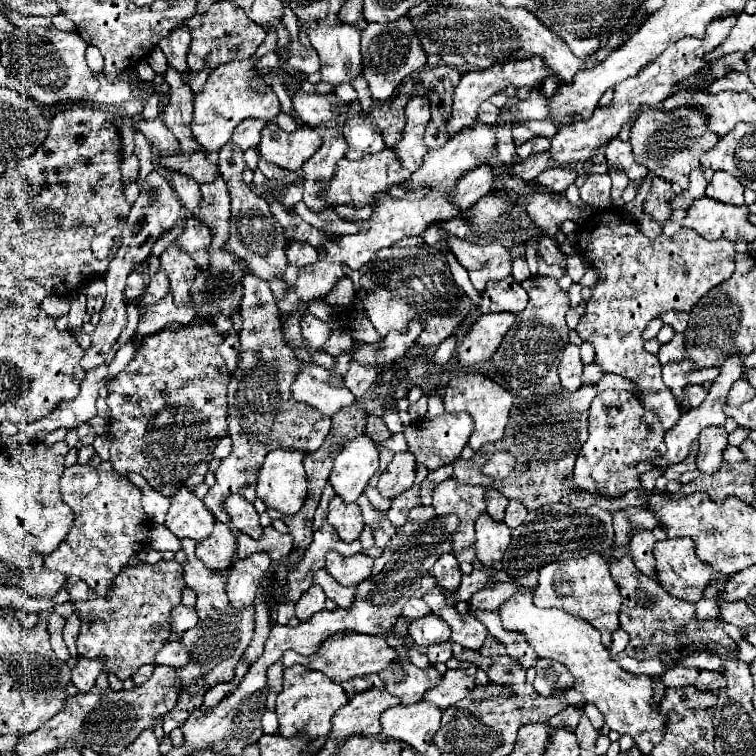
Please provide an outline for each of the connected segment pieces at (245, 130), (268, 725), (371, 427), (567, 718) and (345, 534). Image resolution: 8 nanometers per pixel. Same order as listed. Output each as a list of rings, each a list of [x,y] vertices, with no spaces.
[[[248,119],[248,121],[242,121],[236,129],[234,129],[234,135],[232,135],[232,141],[240,147],[240,149],[250,149],[250,147],[256,147],[260,143],[260,133],[264,129],[264,121],[256,121],[256,119]]]
[[[266,711],[262,715],[262,725],[264,725],[264,733],[268,733],[268,735],[276,735],[278,733],[278,717],[274,713]]]
[[[370,415],[370,417],[368,417],[368,421],[366,421],[366,435],[368,435],[372,441],[382,443],[382,441],[386,441],[392,433],[390,433],[390,431],[388,431],[388,427],[384,425],[382,417]]]
[[[568,705],[564,709],[564,713],[558,713],[556,717],[550,719],[550,725],[552,727],[572,727],[572,729],[576,729],[582,713],[584,713],[582,705]]]
[[[338,495],[330,501],[328,523],[332,523],[332,527],[338,531],[340,539],[346,541],[346,543],[356,541],[360,537],[362,529],[364,529],[360,507],[356,503],[348,505],[348,503],[340,501]]]

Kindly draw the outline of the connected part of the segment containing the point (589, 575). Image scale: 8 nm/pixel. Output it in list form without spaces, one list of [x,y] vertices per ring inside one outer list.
[[[588,555],[576,557],[566,561],[554,561],[540,569],[538,587],[534,593],[534,601],[540,607],[558,607],[574,617],[580,617],[594,625],[602,635],[602,645],[608,649],[612,643],[612,633],[620,629],[618,625],[618,611],[622,605],[620,587],[614,583],[608,563],[602,555]]]

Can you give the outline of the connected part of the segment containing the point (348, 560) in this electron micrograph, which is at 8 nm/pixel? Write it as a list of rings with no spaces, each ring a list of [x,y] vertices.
[[[330,551],[326,555],[326,571],[340,583],[340,585],[356,585],[360,581],[364,581],[366,577],[370,577],[372,573],[372,563],[374,559],[364,555],[364,553],[356,553],[352,557],[342,557],[336,551]]]

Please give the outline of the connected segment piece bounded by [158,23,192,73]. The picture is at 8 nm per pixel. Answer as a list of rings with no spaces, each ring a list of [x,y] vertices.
[[[180,23],[172,33],[170,37],[164,37],[158,47],[164,51],[168,63],[178,71],[178,73],[184,73],[188,67],[186,67],[186,55],[188,55],[188,49],[190,49],[190,33],[188,33],[188,27],[186,23]]]

